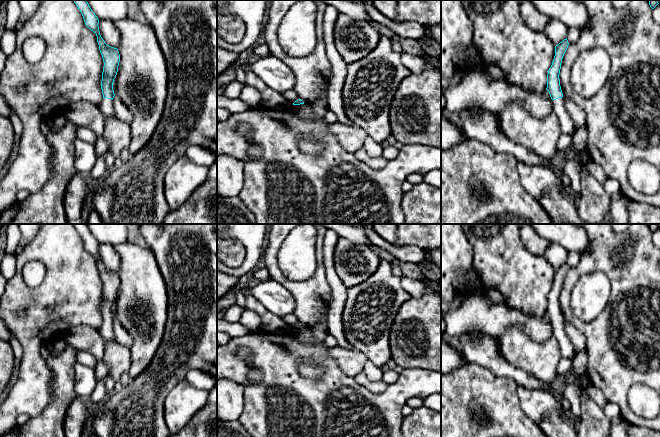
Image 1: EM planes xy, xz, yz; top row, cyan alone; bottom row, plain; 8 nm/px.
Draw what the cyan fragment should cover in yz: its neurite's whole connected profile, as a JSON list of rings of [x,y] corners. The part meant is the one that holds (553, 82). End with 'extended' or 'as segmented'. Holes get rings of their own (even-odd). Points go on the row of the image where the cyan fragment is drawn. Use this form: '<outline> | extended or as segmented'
[[[567,38],[555,46],[555,56],[547,74],[547,88],[552,101],[553,113],[557,116],[561,132],[574,134],[575,128],[565,107],[565,99],[560,86],[560,69],[563,56],[568,48]]] | extended

